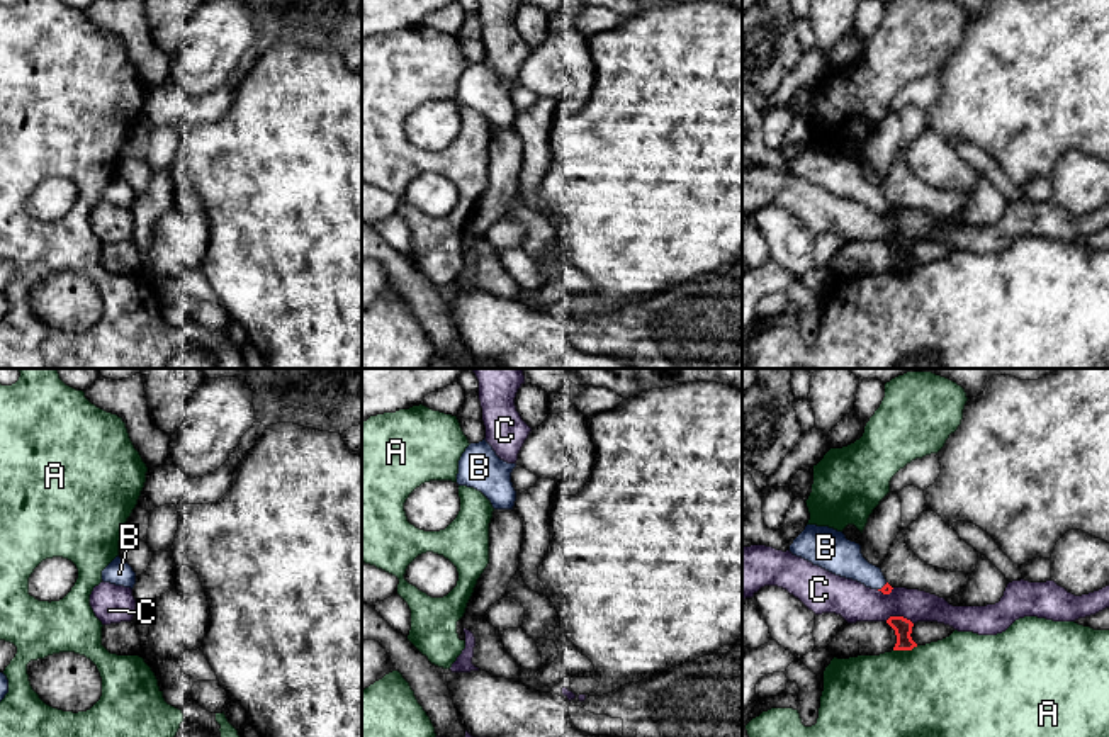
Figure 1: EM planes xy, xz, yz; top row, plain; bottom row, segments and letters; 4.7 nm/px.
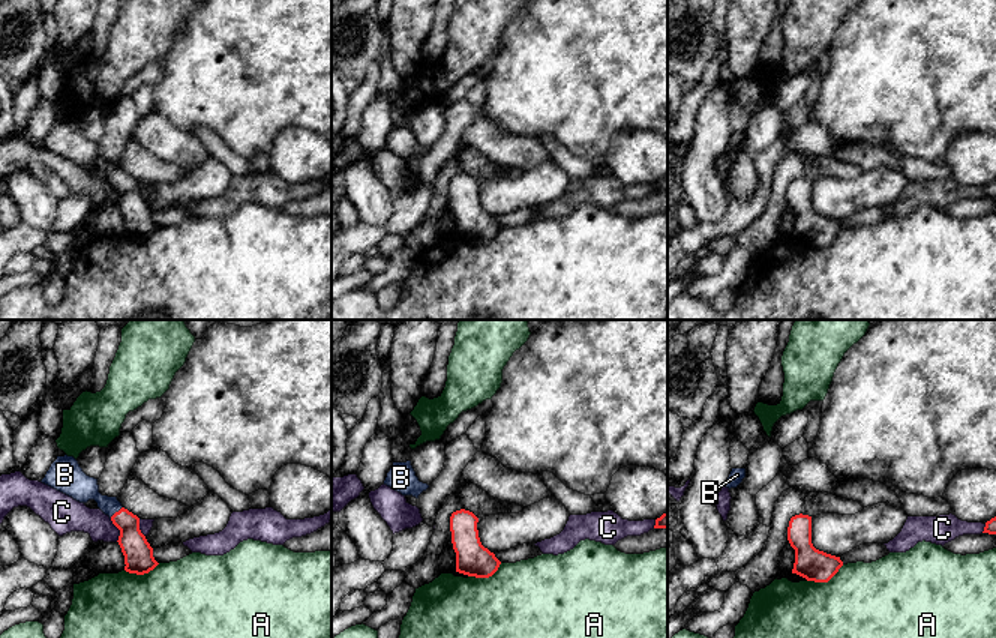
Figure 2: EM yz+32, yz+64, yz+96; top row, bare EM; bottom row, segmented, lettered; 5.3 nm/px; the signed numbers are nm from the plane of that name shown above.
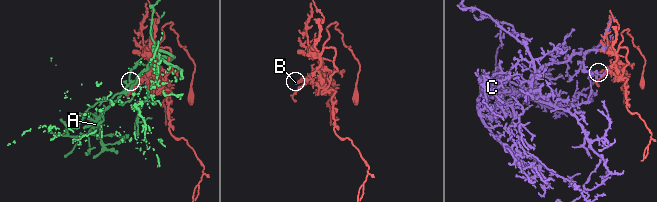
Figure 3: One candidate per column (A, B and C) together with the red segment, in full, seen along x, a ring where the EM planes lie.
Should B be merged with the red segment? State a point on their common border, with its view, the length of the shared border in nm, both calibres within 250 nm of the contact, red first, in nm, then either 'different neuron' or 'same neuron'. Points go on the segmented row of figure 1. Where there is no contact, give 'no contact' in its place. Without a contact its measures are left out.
contact yz (883, 586); length 60 nm; calibres 50 and 180 nm; same neuron

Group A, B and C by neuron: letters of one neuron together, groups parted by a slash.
A / B / C

